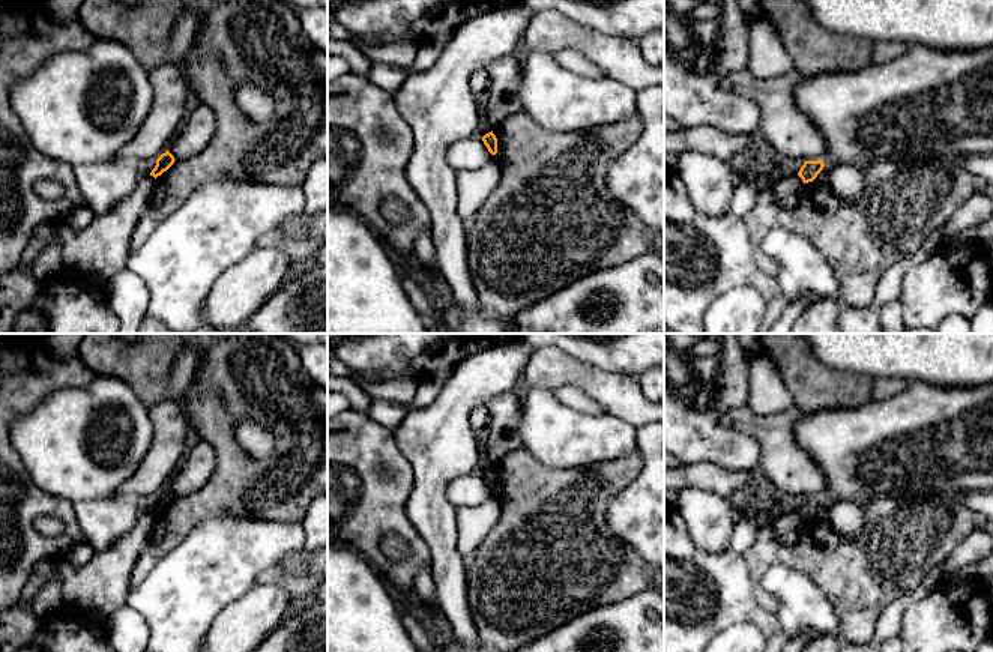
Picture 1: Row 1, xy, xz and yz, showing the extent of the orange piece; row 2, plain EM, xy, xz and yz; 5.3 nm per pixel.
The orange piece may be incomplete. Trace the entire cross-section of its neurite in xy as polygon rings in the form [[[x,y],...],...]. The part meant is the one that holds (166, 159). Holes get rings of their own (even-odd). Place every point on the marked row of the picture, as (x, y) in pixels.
[[[167,150],[156,159],[156,165],[152,170],[150,176],[155,179],[161,176],[164,171],[167,171],[174,164],[174,156]]]

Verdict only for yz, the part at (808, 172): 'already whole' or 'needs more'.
already whole

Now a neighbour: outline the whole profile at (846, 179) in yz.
[[[841,164],[829,170],[831,186],[835,194],[847,203],[853,203],[861,192],[865,177],[862,167],[855,164]]]

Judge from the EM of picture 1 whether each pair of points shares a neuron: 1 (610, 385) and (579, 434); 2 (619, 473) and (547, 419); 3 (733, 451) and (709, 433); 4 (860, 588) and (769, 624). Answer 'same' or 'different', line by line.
1: different
2: different
3: same
4: different

